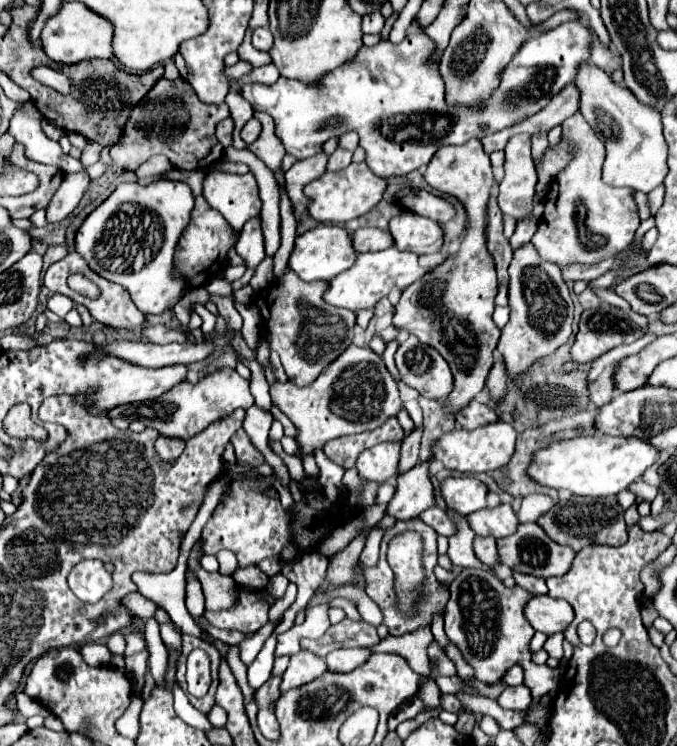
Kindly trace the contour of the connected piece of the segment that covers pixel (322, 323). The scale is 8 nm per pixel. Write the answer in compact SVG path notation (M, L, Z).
M285 268L285 274L277 282L273 280L253 296L253 306L257 306L263 318L263 334L269 348L279 354L287 378L297 386L311 384L319 376L319 370L327 362L333 362L353 338L355 314L347 308L329 306L323 300L327 288L329 282L305 282L291 268Z

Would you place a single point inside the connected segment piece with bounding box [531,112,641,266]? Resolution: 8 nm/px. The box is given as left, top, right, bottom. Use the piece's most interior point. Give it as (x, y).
(585, 220)

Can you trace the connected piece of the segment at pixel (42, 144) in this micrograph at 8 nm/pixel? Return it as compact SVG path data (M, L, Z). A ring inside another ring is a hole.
M25 102L11 116L9 132L13 134L15 142L25 146L27 158L31 158L35 162L41 162L41 164L51 164L51 166L59 168L61 172L79 172L79 170L85 168L85 172L91 178L103 176L105 166L101 162L97 162L93 166L83 166L75 158L65 156L59 142L53 142L45 136L45 132L41 130L41 120L43 120L43 116L33 106L33 102Z

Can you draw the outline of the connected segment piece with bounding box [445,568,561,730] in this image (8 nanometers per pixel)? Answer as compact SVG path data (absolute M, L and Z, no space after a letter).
M461 568L461 572L455 576L455 580L449 586L449 602L445 606L445 634L449 640L457 644L457 648L463 652L465 660L475 668L475 676L479 680L485 680L487 684L499 682L501 676L515 664L525 668L525 686L533 692L533 702L529 706L527 722L537 724L541 730L545 730L545 716L547 708L539 706L539 696L547 694L549 690L557 690L561 684L561 670L537 666L531 662L529 652L529 640L535 634L527 618L523 616L523 606L531 594L525 590L505 588L505 584L489 574L487 570L473 570L473 568Z

